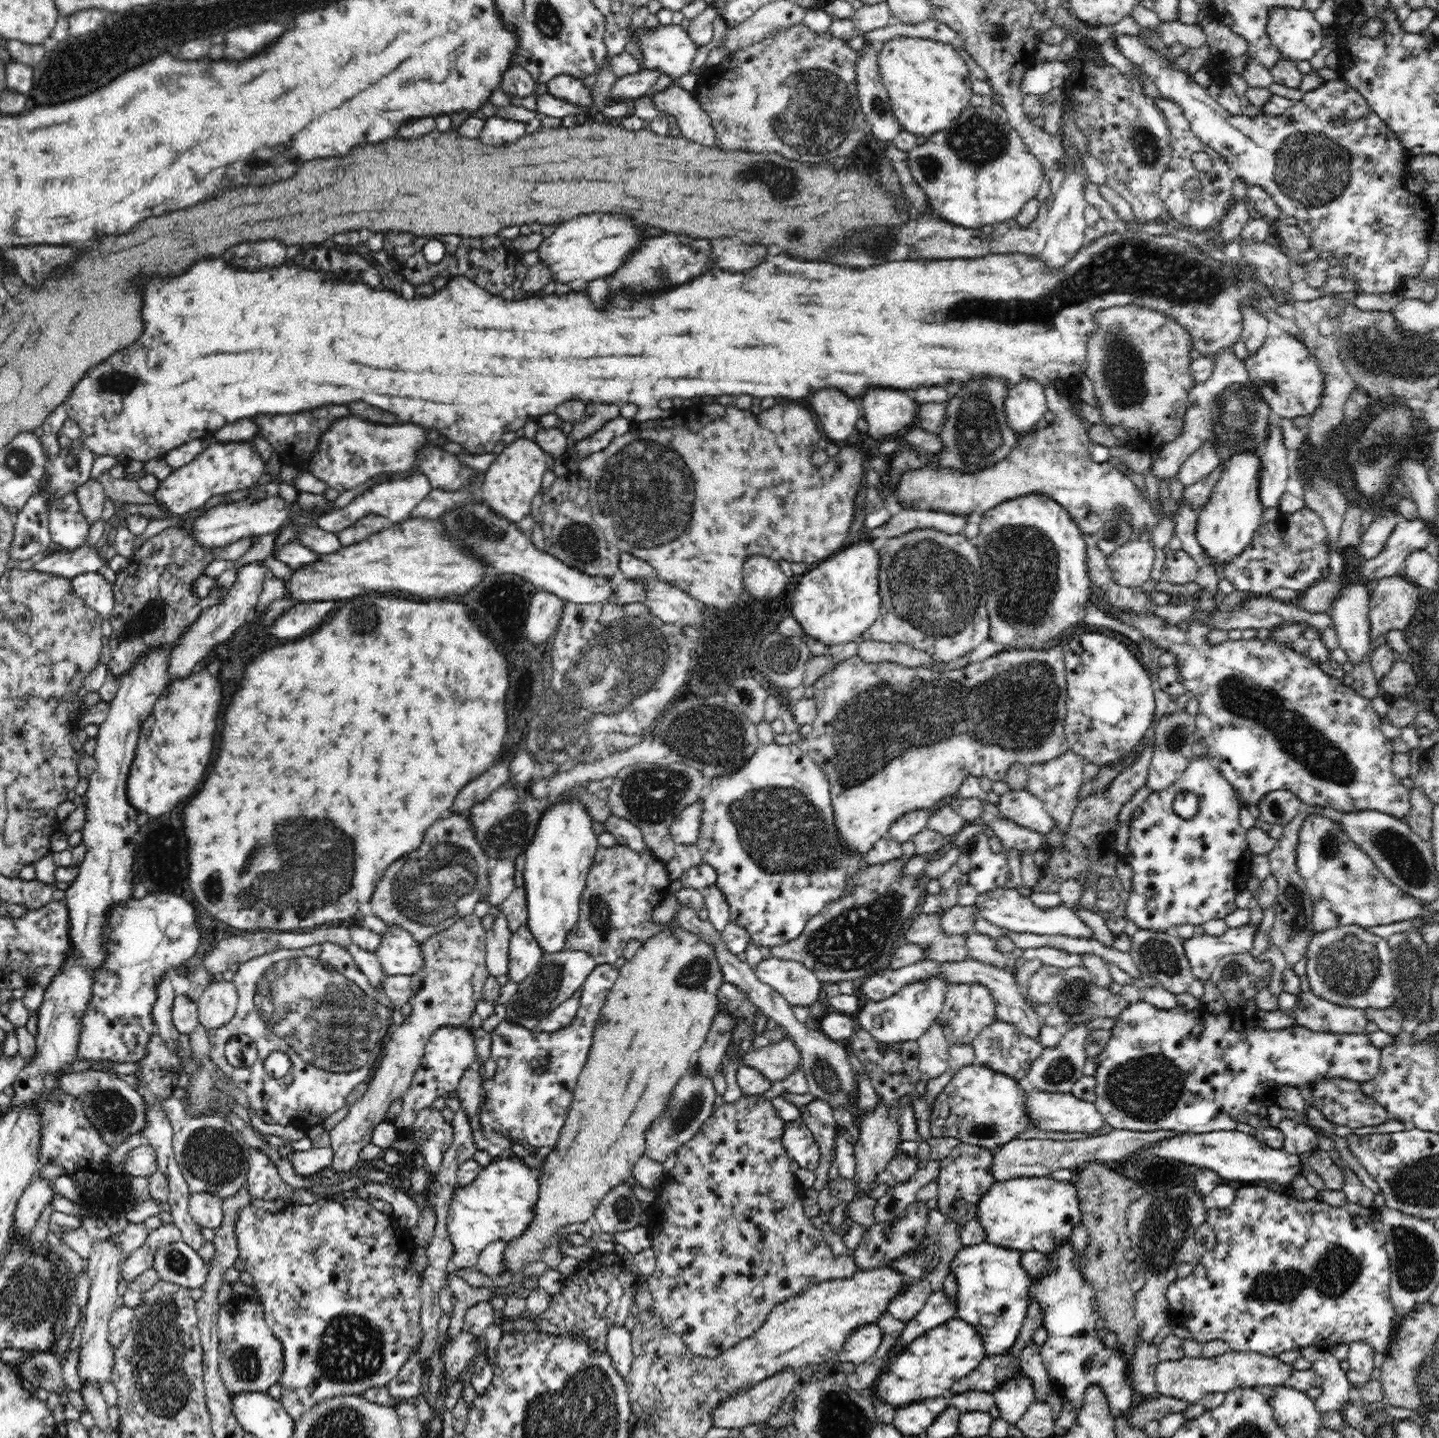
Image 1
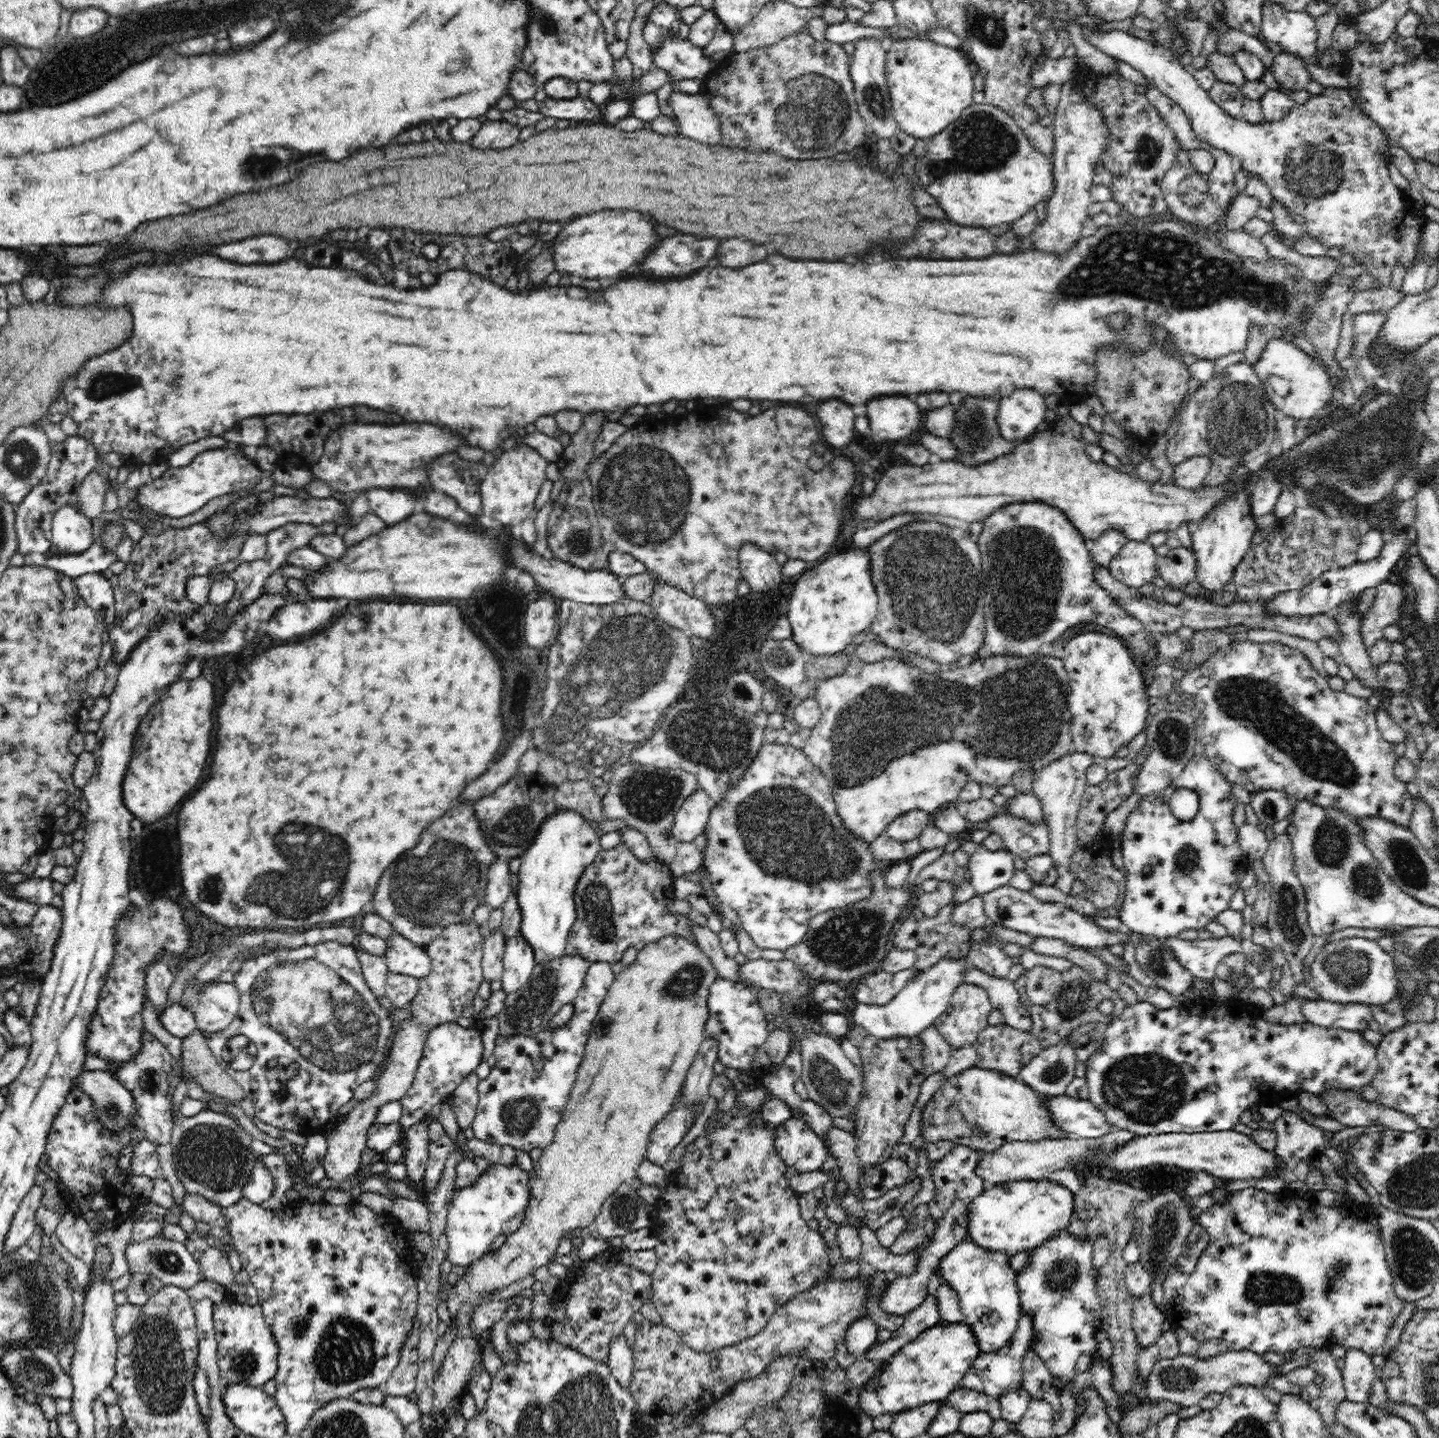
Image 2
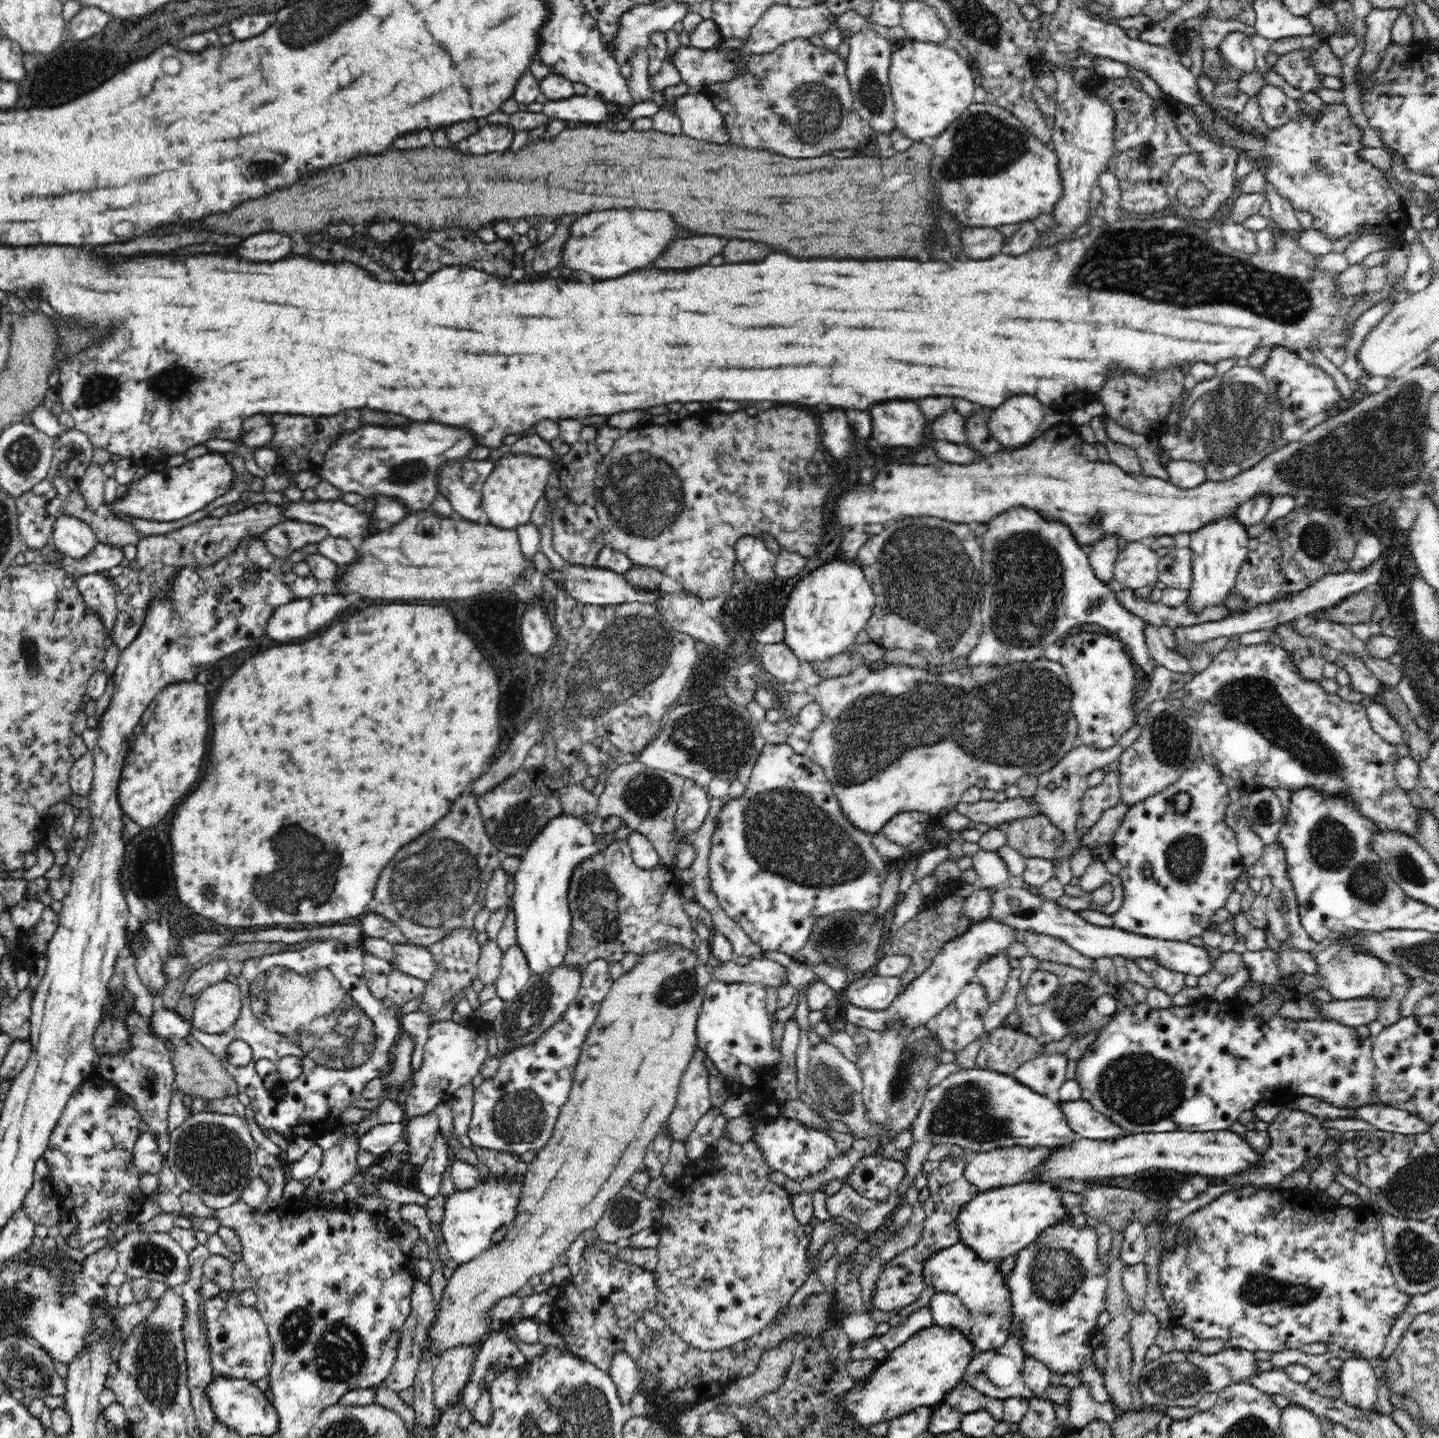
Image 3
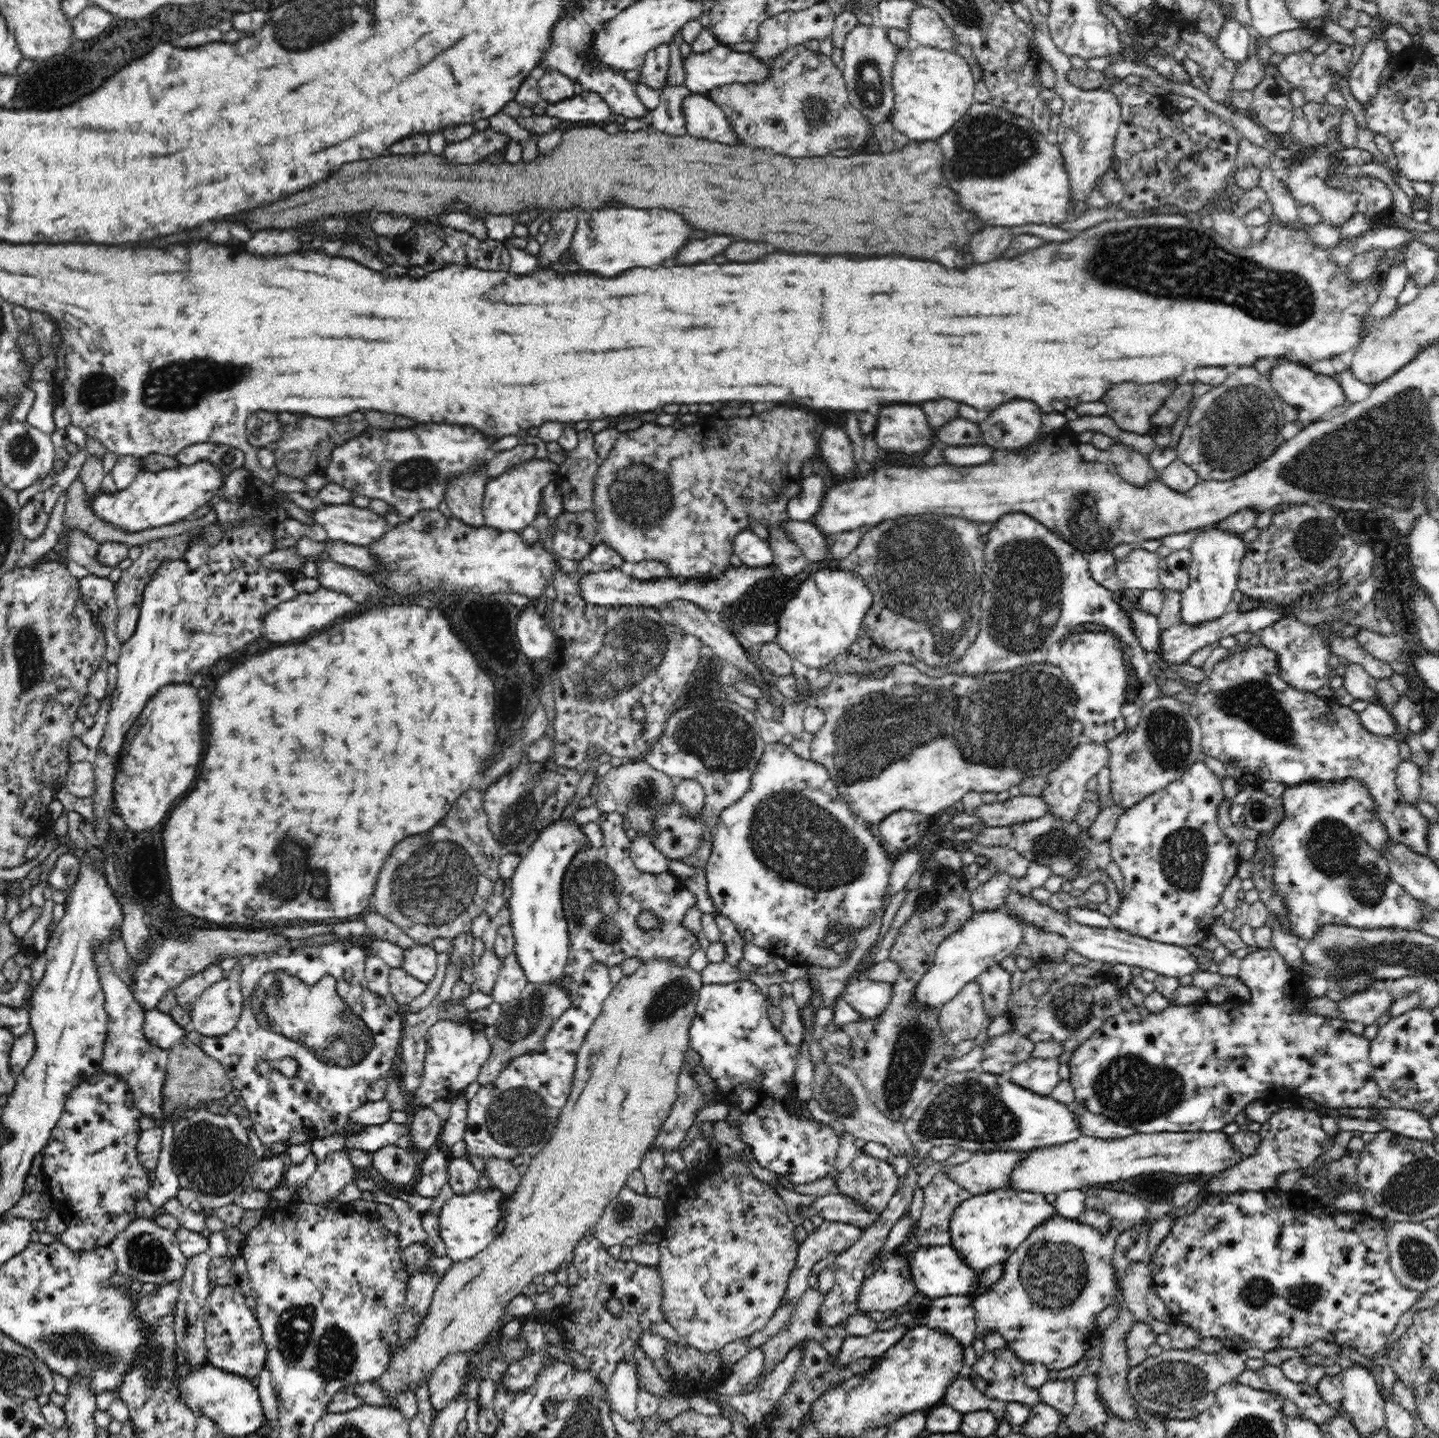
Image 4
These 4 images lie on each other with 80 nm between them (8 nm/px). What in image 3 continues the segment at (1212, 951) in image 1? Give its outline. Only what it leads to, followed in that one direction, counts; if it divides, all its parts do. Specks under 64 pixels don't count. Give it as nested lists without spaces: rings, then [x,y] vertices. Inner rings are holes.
[[[1000,888],[994,894],[989,916],[1013,926],[1018,931],[1033,930],[1034,932],[1061,938],[1070,947],[1074,947],[1074,950],[1094,960],[1099,958],[1113,960],[1118,956],[1132,961],[1136,958],[1144,958],[1153,960],[1160,967],[1170,969],[1170,971],[1184,973],[1185,975],[1194,974],[1194,976],[1202,976],[1202,974],[1213,970],[1208,952],[1202,947],[1194,946],[1189,942],[1148,938],[1147,936],[1126,932],[1116,926],[1095,926],[1084,921],[1076,911],[1062,908],[1056,905],[1055,901],[1034,896],[1026,889]]]

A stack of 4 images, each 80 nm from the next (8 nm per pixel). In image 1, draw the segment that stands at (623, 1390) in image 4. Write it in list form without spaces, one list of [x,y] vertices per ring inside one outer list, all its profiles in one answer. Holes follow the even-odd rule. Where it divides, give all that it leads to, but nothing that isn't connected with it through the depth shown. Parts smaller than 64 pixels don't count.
[[[613,1326],[607,1334],[607,1355],[610,1356],[613,1368],[622,1379],[630,1374],[634,1361],[631,1332],[625,1327]]]

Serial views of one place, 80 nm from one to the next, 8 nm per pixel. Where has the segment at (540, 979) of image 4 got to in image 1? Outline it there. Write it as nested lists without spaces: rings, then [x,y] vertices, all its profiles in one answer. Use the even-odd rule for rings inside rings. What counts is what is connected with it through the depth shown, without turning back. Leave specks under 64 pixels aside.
[[[562,802],[553,804],[552,808],[542,816],[532,842],[527,846],[524,865],[524,886],[526,892],[526,909],[528,918],[526,925],[536,939],[542,954],[557,953],[564,949],[566,937],[575,928],[579,919],[579,904],[581,893],[584,891],[590,867],[594,862],[596,851],[599,849],[598,836],[592,831],[593,821],[580,802]]]

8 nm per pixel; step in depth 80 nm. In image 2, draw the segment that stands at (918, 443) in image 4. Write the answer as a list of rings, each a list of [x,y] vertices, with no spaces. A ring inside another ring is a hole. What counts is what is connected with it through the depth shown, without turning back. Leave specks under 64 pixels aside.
[[[884,396],[870,400],[869,433],[876,443],[910,440],[923,430],[920,408],[906,396]]]

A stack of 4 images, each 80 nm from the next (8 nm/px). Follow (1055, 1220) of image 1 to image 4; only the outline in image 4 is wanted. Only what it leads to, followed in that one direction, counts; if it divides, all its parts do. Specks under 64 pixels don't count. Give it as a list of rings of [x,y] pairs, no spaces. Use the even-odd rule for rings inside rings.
[[[998,1189],[963,1200],[954,1208],[950,1220],[950,1246],[971,1269],[981,1273],[990,1266],[1004,1264],[1014,1250],[1042,1223],[1055,1214],[1053,1205],[1046,1203],[1044,1195]]]

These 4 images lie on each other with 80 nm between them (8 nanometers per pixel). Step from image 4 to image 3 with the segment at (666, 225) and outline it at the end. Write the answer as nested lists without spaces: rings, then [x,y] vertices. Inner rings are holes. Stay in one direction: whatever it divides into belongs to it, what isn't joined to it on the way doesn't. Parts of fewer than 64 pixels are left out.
[[[602,210],[596,214],[586,214],[580,216],[572,228],[570,228],[570,238],[563,246],[562,263],[572,270],[584,270],[594,278],[618,278],[630,270],[636,268],[646,268],[652,262],[656,262],[656,258],[668,248],[668,244],[678,236],[678,228],[674,218],[668,212],[662,210],[644,210],[644,214],[638,214],[638,210]]]

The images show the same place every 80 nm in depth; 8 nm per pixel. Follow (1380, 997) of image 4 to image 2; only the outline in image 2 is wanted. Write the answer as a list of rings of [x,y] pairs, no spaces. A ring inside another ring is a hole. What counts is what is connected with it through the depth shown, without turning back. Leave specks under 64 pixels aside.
[[[1305,999],[1302,1012],[1306,1021],[1324,1028],[1343,1029],[1352,1032],[1363,1031],[1374,1020],[1372,1004],[1348,1002],[1340,1004],[1324,999]]]

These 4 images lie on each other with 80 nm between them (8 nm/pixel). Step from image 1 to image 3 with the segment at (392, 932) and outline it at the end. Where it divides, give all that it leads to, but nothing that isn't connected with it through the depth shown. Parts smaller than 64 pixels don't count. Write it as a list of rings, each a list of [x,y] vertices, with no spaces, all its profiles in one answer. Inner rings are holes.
[[[412,943],[395,944],[394,968],[404,974],[427,981],[437,971],[437,960],[429,947]]]

